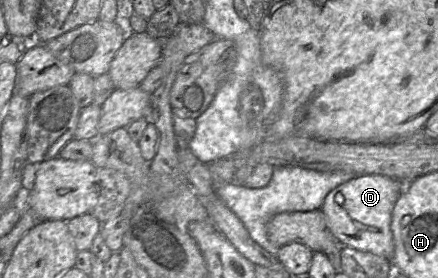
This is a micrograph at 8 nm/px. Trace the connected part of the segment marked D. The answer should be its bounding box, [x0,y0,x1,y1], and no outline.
[320,174,403,260]

